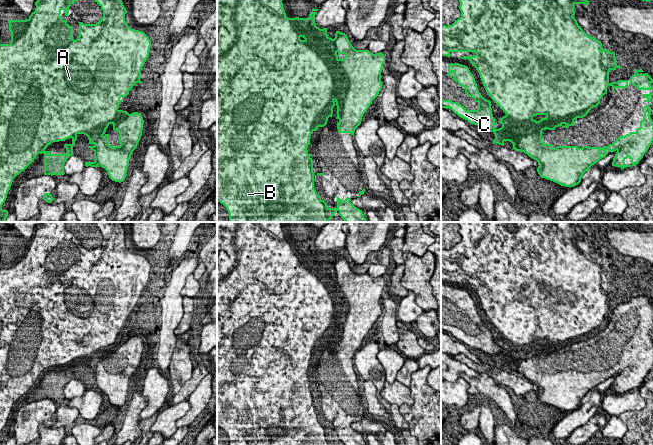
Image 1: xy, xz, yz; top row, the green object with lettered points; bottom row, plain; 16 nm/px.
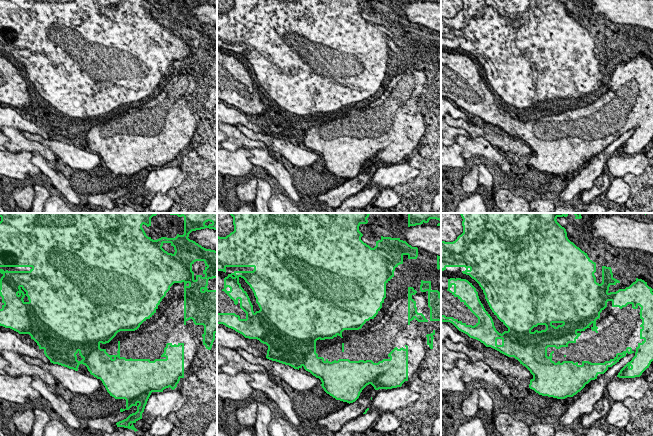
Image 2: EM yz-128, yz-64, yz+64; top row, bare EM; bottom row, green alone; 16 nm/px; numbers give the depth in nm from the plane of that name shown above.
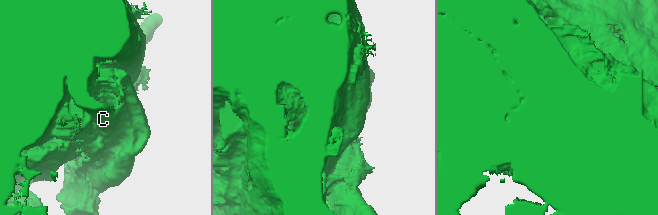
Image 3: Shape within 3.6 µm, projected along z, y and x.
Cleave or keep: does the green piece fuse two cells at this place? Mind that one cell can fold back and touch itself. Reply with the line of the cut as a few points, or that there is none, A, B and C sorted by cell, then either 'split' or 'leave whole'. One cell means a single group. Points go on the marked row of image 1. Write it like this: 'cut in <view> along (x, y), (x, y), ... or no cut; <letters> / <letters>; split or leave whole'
cut in yz along (562, 123), (542, 120), (532, 133), (519, 137), (522, 151); A B / C; split

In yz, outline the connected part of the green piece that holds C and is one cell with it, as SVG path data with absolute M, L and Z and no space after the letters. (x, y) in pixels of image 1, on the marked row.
M450 63L448 64L446 76L457 82L460 87L465 88L465 93L478 103L478 109L467 110L461 104L451 100L444 100L443 98L441 98L441 108L449 108L470 124L481 126L488 132L494 132L496 119L492 114L491 102L485 99L479 92L475 78L469 68L459 63Z

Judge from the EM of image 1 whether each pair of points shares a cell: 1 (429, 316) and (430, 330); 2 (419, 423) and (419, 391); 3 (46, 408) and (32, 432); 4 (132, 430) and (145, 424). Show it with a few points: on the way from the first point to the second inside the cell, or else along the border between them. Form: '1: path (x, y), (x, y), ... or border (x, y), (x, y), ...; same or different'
1: path (429, 319), (429, 327); same
2: path (419, 415), (419, 399); same
3: path (40, 414), (32, 422), (32, 426); same
4: border (139, 420), (141, 434); different

